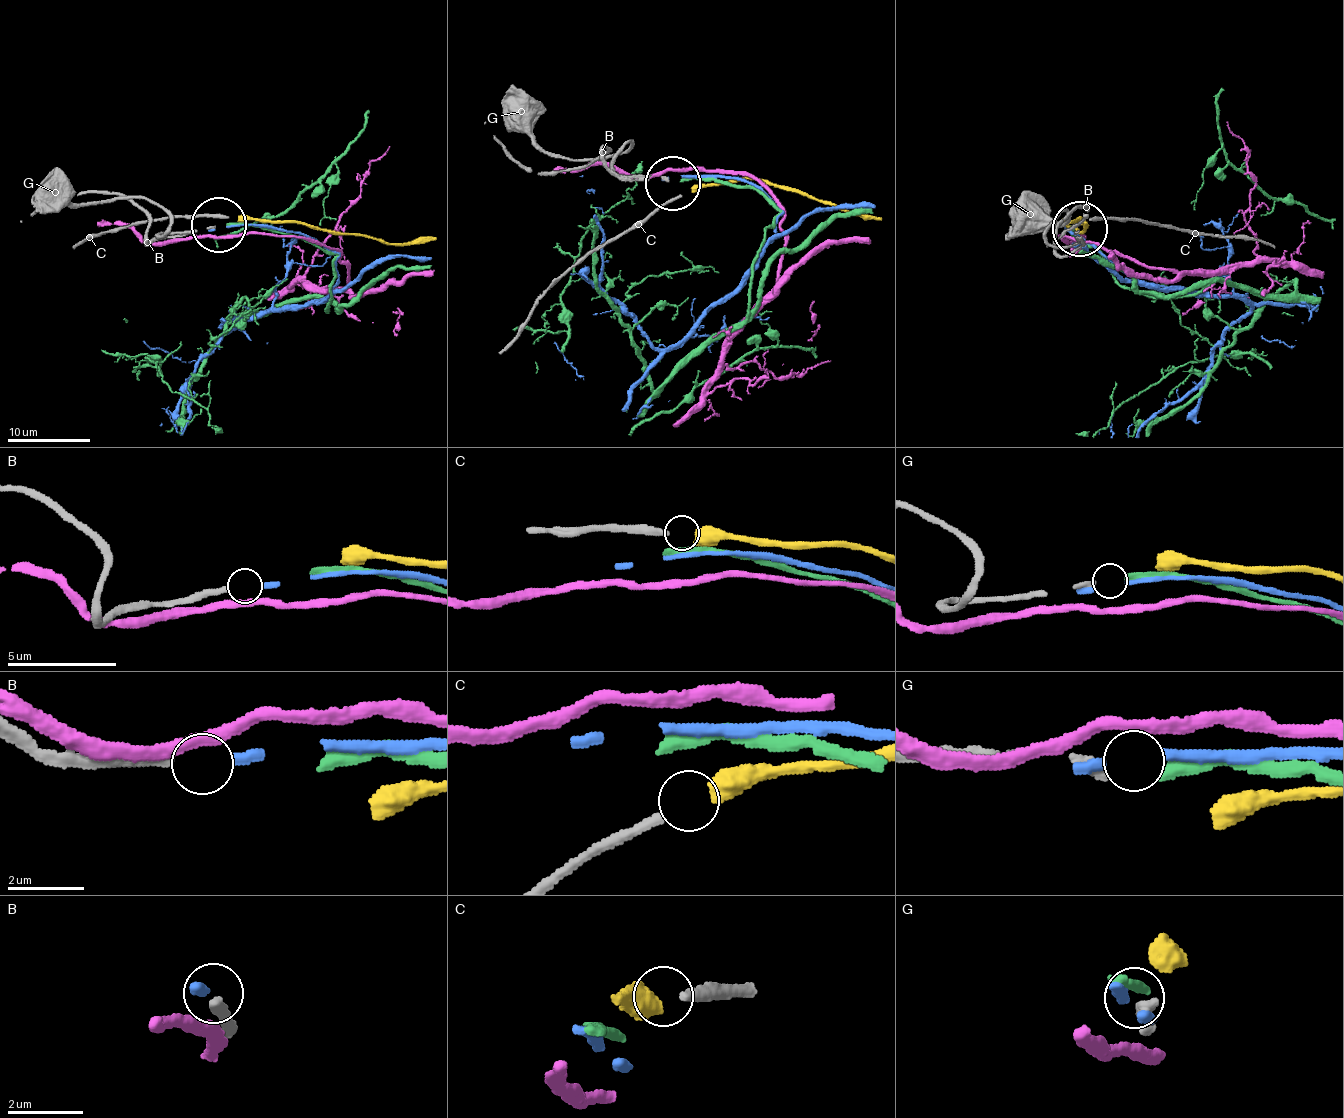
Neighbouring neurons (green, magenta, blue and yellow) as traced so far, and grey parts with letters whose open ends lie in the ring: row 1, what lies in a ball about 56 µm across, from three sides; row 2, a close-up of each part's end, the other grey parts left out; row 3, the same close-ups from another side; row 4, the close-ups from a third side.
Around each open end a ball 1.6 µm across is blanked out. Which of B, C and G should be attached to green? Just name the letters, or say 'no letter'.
G

